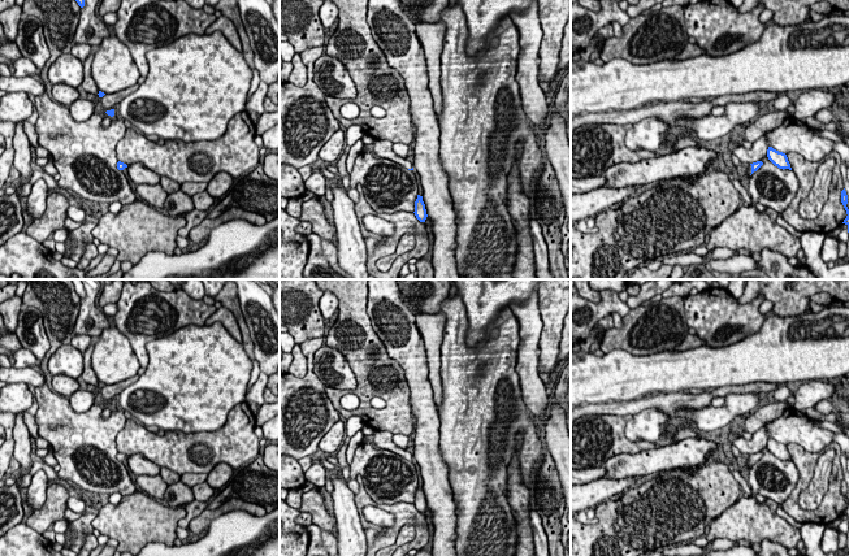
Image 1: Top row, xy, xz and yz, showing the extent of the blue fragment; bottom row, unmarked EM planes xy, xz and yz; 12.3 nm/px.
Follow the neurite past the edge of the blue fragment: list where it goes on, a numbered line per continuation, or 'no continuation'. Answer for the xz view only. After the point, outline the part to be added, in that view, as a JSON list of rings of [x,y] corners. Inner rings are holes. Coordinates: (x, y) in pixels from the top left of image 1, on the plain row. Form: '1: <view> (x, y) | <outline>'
1: xz (381, 439) | [[[374,429],[373,433],[373,446],[377,448],[385,448],[389,449],[397,455],[399,455],[400,457],[406,459],[406,460],[412,460],[413,456],[412,453],[410,453],[408,451],[398,447],[397,444],[393,443],[391,438],[390,438],[390,431],[384,431],[380,429]]]

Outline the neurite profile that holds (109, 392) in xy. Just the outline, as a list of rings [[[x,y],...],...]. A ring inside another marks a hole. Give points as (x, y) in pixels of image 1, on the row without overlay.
[[[134,375],[129,379],[125,379],[122,382],[118,382],[116,385],[105,385],[103,388],[100,388],[100,392],[107,401],[114,400],[117,399],[117,396],[130,385],[133,385],[134,382],[137,382],[139,379],[139,375]]]

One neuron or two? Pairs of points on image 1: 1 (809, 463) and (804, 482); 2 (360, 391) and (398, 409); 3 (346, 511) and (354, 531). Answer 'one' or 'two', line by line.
1: one
2: one
3: one

